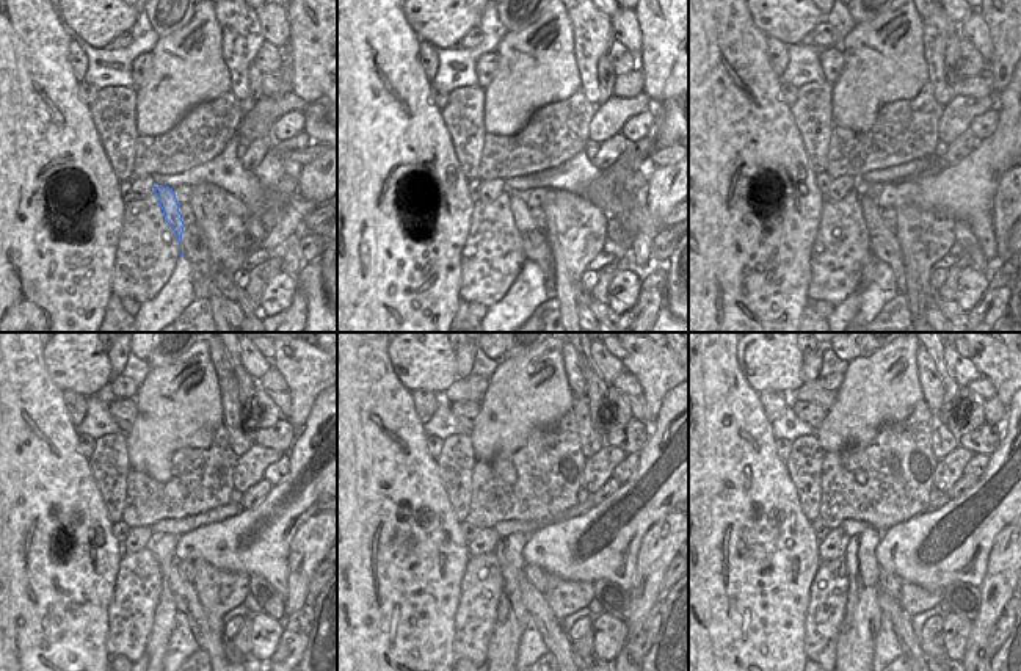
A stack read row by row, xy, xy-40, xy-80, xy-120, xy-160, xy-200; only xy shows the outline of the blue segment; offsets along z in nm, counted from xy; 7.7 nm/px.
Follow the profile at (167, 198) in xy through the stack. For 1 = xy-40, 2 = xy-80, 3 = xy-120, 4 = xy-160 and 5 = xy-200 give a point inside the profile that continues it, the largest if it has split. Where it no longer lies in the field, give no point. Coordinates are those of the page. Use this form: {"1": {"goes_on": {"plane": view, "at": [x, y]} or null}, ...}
{"1": {"goes_on": {"plane": "xy-40", "at": [535, 245]}}, "2": {"goes_on": {"plane": "xy-80", "at": [885, 246]}}, "3": {"goes_on": {"plane": "xy-120", "at": [184, 593]}}, "4": {"goes_on": {"plane": "xy-160", "at": [559, 645]}}, "5": {"goes_on": {"plane": "xy-200", "at": [902, 627]}}}

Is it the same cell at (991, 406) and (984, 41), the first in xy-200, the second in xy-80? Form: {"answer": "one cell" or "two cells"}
{"answer": "one cell"}

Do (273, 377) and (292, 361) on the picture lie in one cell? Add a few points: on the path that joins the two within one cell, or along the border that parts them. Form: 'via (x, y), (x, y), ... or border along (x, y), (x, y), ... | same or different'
border along (272, 366), (283, 377), (289, 389), (290, 405) | different

